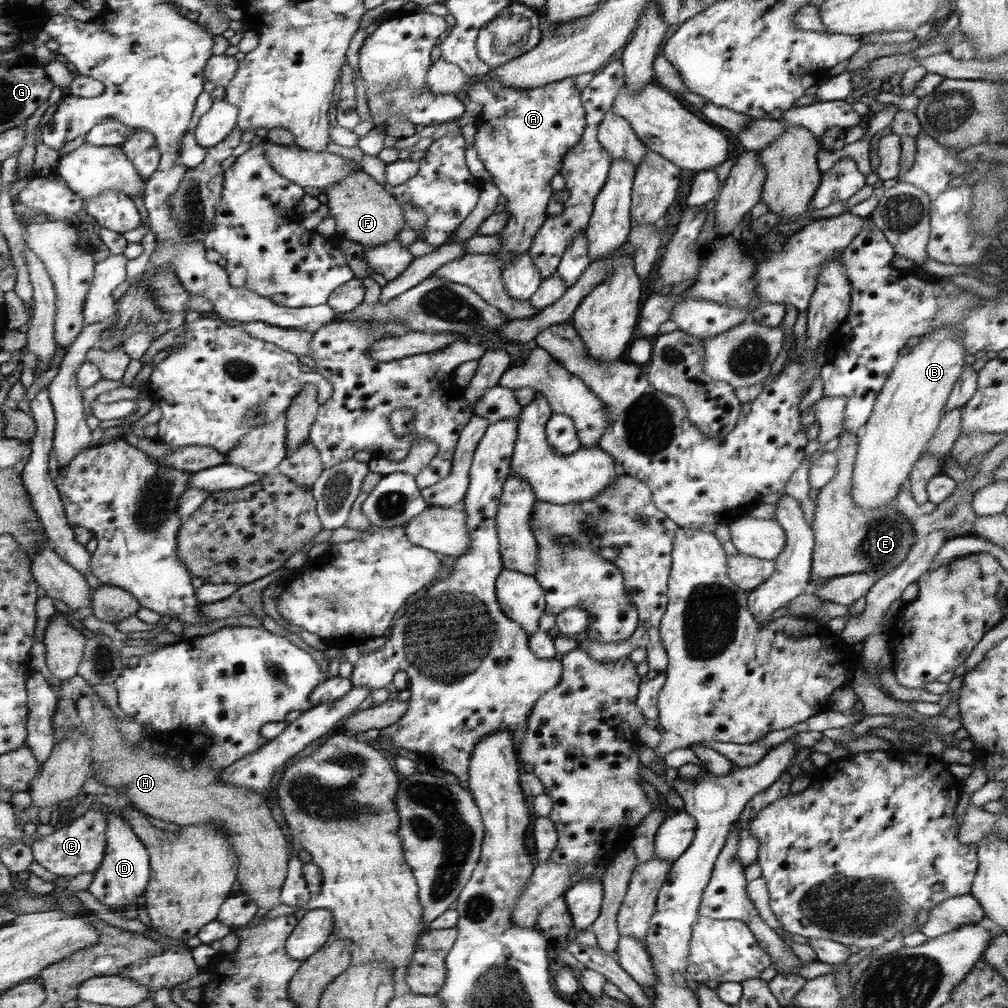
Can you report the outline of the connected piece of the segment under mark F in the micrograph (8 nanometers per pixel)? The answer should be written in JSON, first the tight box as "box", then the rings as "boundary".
{"box":[325,168,407,249],"boundary":[[[357,168],[352,175],[342,178],[342,181],[330,185],[325,194],[328,197],[326,205],[336,220],[336,232],[339,238],[356,242],[368,249],[396,240],[398,232],[402,232],[407,228],[405,217],[403,216],[404,211],[400,204],[396,202],[394,195],[390,194],[388,189],[381,183],[374,181],[374,178],[362,171],[361,168]]]}

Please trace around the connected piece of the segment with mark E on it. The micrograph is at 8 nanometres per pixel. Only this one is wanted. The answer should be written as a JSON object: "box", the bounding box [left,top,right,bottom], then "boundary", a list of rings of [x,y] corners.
{"box":[810,431,915,588],"boundary":[[[842,431],[838,448],[833,452],[838,464],[834,478],[817,495],[817,507],[811,522],[815,545],[811,564],[810,588],[842,575],[875,574],[882,578],[906,560],[915,534],[911,521],[894,504],[873,509],[859,507],[853,499],[853,468],[856,461],[858,437]]]}

